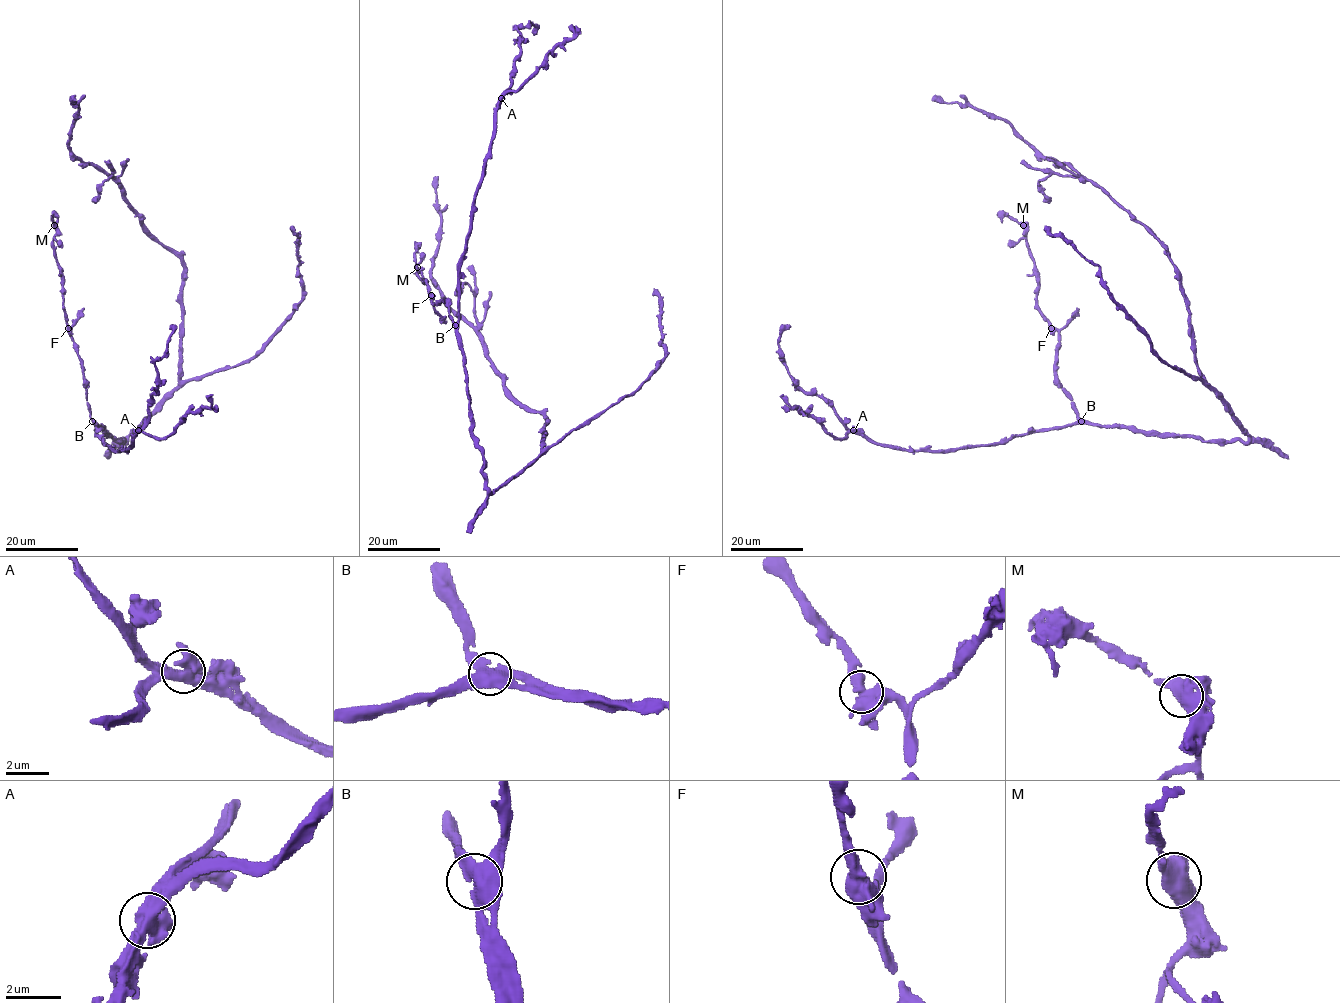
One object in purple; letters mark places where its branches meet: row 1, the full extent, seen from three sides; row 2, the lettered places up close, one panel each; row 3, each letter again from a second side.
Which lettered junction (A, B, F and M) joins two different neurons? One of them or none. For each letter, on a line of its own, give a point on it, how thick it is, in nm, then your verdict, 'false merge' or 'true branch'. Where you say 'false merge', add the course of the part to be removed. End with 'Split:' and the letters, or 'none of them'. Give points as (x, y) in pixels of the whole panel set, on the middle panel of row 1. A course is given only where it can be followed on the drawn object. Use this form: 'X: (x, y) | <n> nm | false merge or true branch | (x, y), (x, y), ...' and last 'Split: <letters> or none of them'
A: (501, 98) | 480 nm | true branch
B: (455, 325) | 500 nm | true branch
F: (431, 295) | 500 nm | true branch
M: (417, 267) | 550 nm | true branch
Split: none of them

